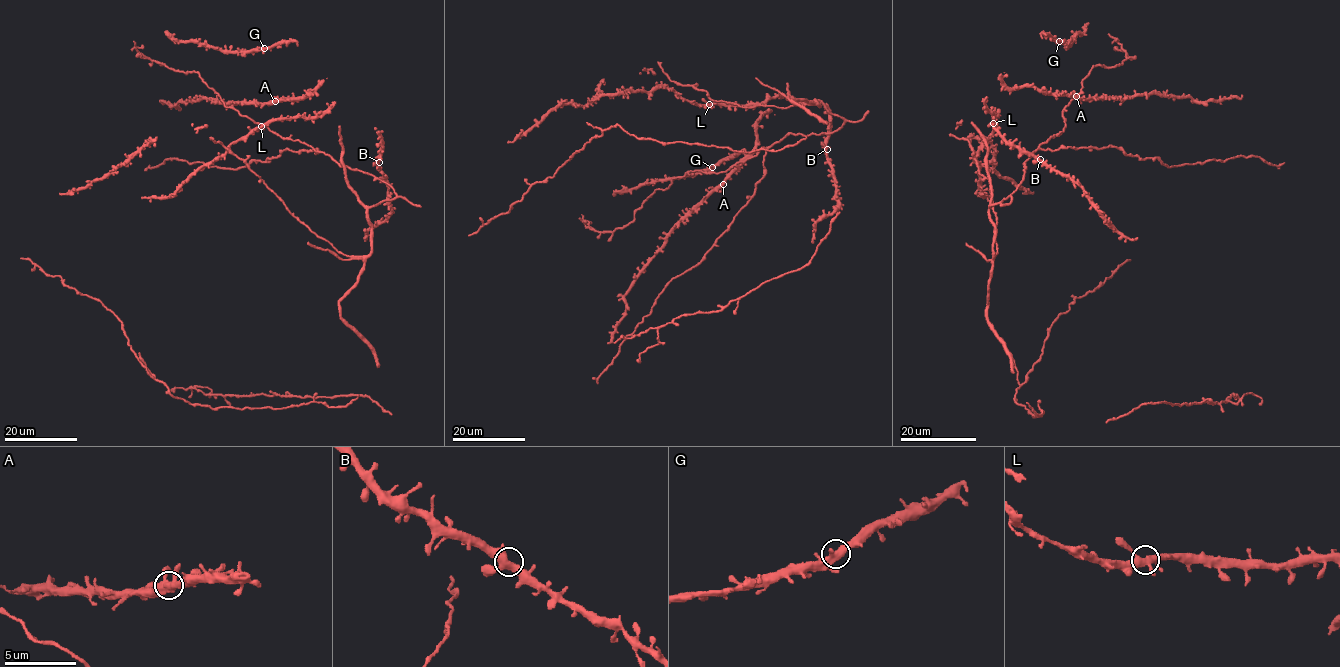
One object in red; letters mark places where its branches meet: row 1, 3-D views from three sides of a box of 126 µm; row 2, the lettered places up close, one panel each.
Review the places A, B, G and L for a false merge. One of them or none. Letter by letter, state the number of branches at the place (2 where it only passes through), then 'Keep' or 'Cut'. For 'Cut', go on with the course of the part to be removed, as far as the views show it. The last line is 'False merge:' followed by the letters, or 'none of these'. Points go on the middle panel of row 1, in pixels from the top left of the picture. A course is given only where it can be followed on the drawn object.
A: Branches: 4. Keep
B: Branches: 4. Keep
G: Branches: 4. Keep
L: Branches: 4. Keep
False merge: none of these

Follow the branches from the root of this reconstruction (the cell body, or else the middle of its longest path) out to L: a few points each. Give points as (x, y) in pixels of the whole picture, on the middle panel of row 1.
L: (809, 102), (785, 108), (742, 107), (713, 101), (690, 85), (673, 89), (686, 100), (709, 104)

